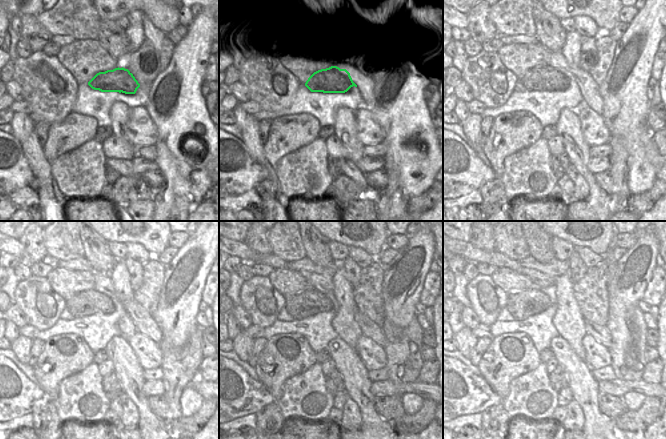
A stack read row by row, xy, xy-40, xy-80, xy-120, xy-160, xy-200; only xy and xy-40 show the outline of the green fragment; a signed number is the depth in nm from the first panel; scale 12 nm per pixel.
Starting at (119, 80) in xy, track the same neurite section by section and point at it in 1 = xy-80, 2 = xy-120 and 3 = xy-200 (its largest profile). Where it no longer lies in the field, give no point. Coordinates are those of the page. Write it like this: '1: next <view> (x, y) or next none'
1: next xy-80 (539, 78)
2: next xy-120 (87, 302)
3: next xy-200 (521, 304)

